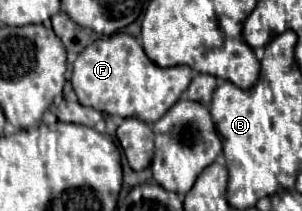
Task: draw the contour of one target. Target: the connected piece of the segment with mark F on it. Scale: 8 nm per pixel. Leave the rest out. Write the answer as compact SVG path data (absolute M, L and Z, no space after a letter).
M119 32L95 40L77 56L71 84L83 106L91 106L111 116L157 122L179 100L191 78L193 70L189 66L161 68L147 58L133 36Z

